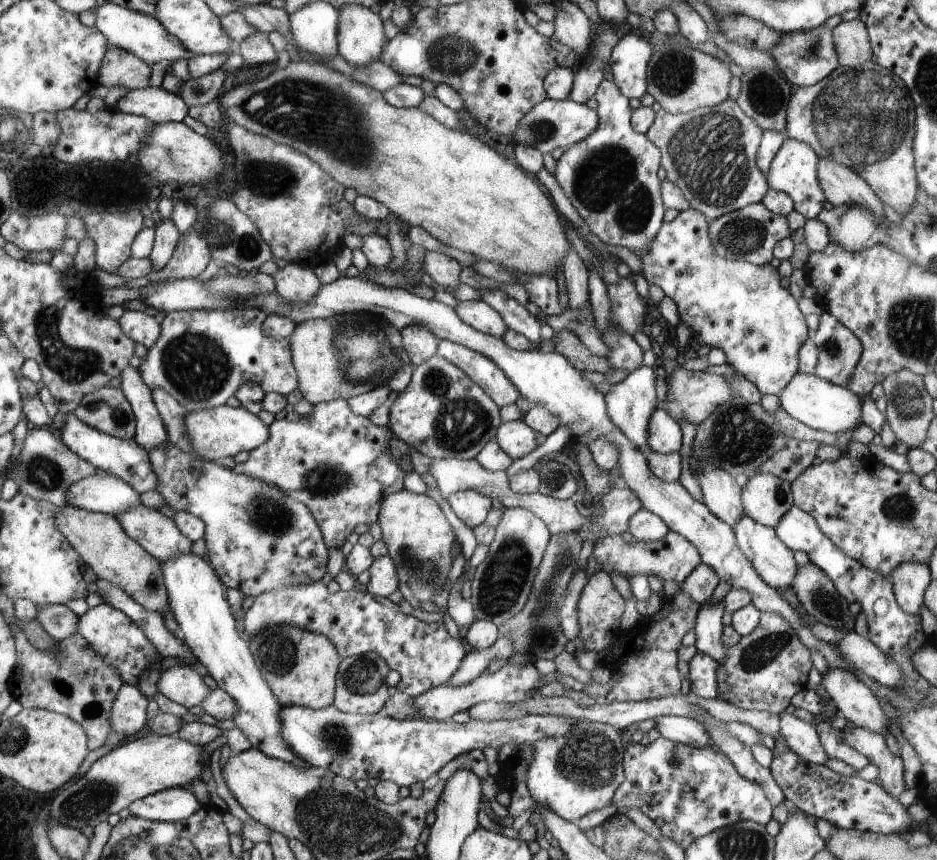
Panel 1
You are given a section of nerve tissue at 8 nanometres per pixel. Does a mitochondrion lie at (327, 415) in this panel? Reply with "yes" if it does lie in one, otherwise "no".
no

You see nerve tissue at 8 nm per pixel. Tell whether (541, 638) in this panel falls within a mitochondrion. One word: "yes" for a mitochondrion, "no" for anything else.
yes

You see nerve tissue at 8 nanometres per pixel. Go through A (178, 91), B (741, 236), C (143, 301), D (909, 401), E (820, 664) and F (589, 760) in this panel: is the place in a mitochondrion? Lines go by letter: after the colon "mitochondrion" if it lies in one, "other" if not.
A: other
B: mitochondrion
C: other
D: mitochondrion
E: other
F: mitochondrion

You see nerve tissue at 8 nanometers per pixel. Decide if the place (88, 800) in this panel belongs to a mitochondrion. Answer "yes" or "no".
yes

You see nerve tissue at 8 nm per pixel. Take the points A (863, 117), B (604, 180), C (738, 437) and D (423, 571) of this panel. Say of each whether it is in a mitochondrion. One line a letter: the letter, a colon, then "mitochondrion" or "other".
A: mitochondrion
B: mitochondrion
C: mitochondrion
D: mitochondrion

